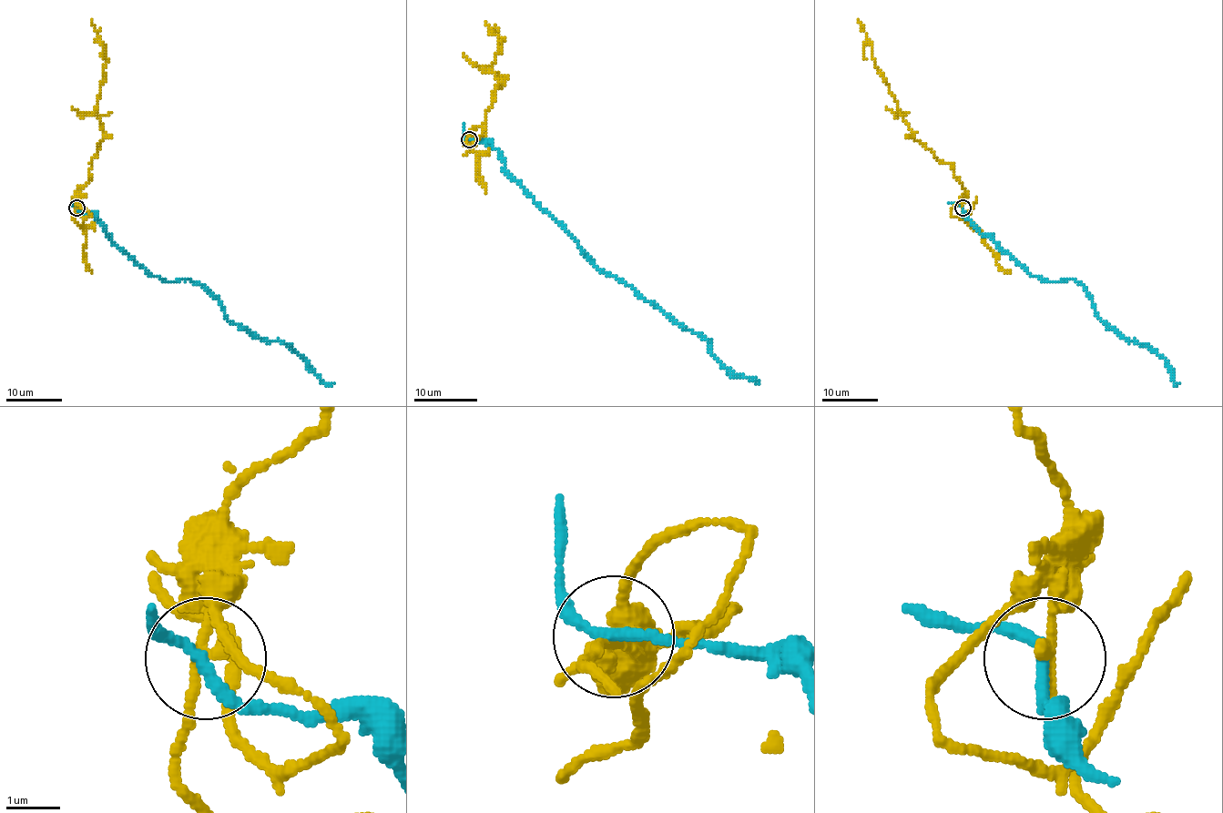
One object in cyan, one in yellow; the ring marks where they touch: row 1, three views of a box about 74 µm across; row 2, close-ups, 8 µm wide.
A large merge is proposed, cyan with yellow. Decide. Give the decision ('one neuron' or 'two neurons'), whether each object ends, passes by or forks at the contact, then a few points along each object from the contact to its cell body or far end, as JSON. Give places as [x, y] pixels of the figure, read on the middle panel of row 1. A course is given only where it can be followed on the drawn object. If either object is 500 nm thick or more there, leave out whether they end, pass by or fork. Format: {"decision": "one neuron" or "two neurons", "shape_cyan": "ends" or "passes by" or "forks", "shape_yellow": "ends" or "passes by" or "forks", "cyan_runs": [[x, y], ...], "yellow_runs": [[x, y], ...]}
{"decision": "two neurons", "shape_cyan": "passes by", "shape_yellow": "passes by", "cyan_runs": [[469, 140], [490, 143], [504, 162], [504, 170], [596, 265], [699, 333], [726, 369], [759, 384]], "yellow_runs": [[469, 140], [484, 135], [484, 115], [499, 85], [491, 66], [503, 36], [484, 21]]}

